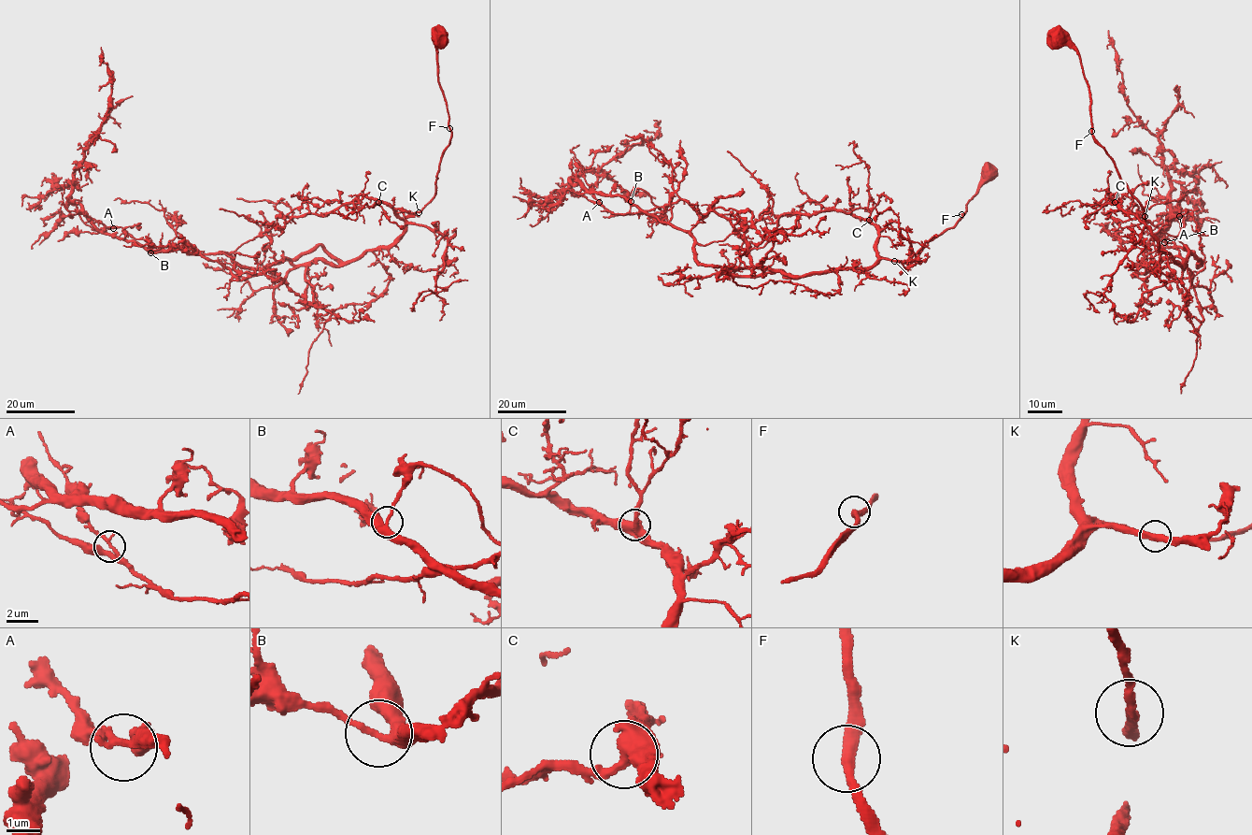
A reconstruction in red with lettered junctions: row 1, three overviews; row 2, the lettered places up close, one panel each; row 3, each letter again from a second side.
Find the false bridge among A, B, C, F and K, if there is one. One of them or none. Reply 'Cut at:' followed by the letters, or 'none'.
Cut at: none

